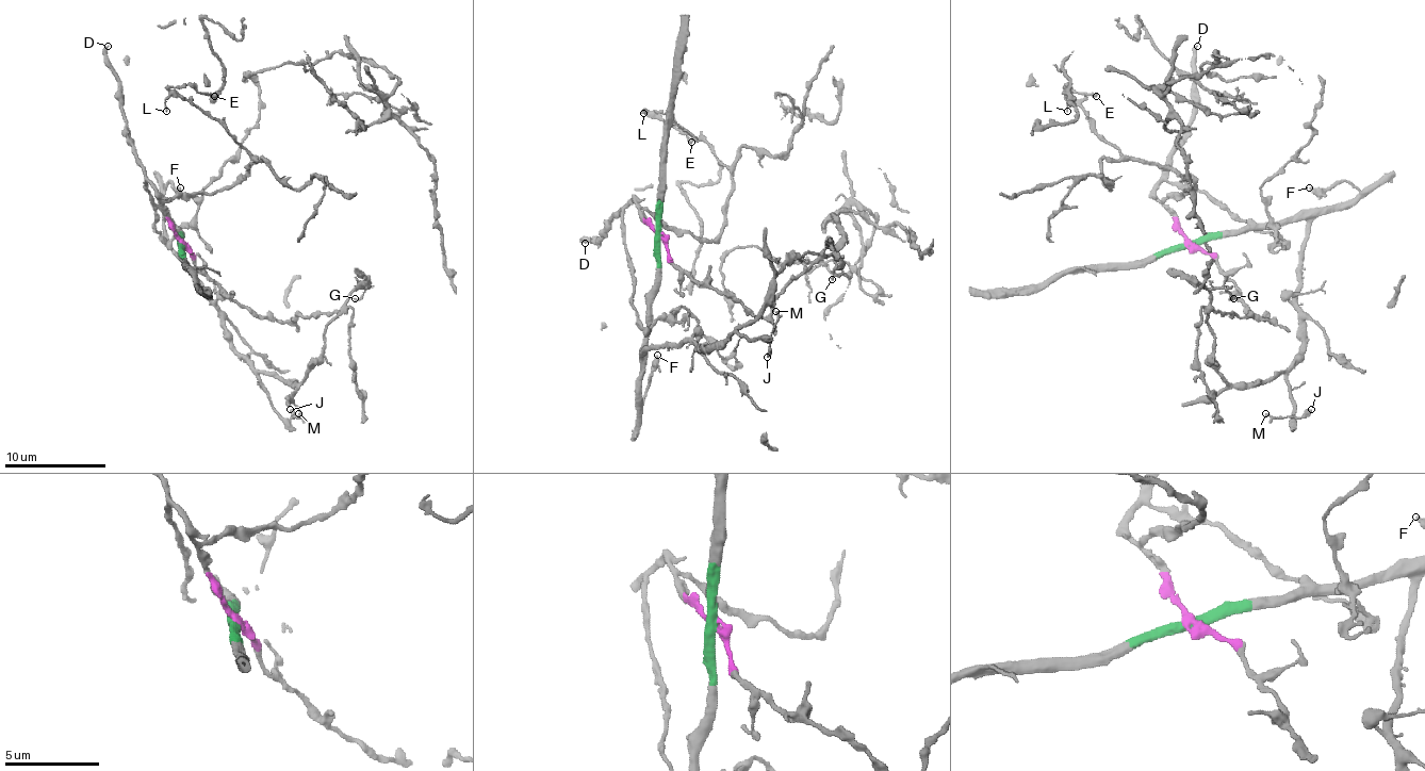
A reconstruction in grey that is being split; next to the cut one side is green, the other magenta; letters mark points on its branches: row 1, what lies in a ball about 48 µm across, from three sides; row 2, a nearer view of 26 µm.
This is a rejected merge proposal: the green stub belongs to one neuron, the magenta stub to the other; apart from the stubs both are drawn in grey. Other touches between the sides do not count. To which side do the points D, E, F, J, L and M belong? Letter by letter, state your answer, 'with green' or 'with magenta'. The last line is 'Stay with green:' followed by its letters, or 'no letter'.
D: with magenta
E: with magenta
F: with green
J: with green
L: with magenta
M: with green
Stay with green: F, J, M

